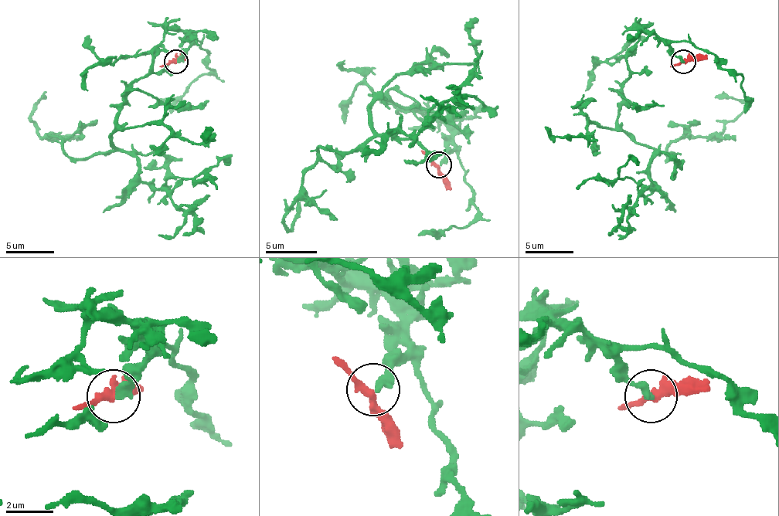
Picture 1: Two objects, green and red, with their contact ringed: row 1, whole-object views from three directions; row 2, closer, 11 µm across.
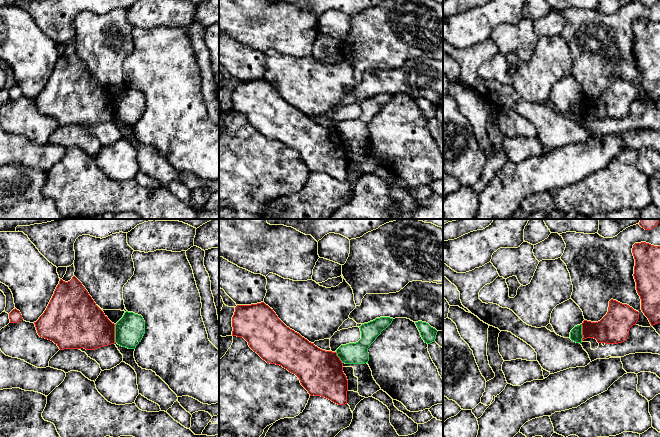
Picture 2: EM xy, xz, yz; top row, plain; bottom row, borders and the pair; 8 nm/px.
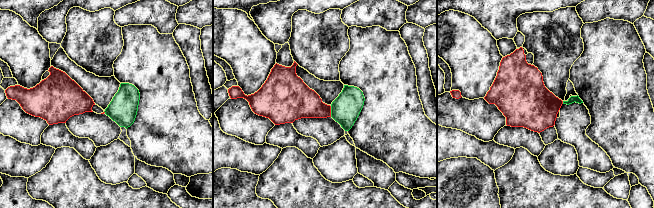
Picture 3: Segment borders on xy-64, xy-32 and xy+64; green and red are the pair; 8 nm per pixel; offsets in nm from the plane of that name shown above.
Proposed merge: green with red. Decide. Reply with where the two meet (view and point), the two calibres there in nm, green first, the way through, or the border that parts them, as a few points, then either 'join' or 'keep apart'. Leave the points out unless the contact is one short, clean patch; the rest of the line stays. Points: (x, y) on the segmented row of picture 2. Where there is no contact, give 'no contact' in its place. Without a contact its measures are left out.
meets green in xy at (115, 333); 240 nm thick on the green side, 360 nm on the other; border along xy (116, 324), (114, 342); keep apart

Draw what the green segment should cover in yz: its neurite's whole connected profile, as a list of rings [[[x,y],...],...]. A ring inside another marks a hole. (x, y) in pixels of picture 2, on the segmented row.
[[[582,325],[575,326],[570,332],[570,339],[576,343],[582,343]]]

